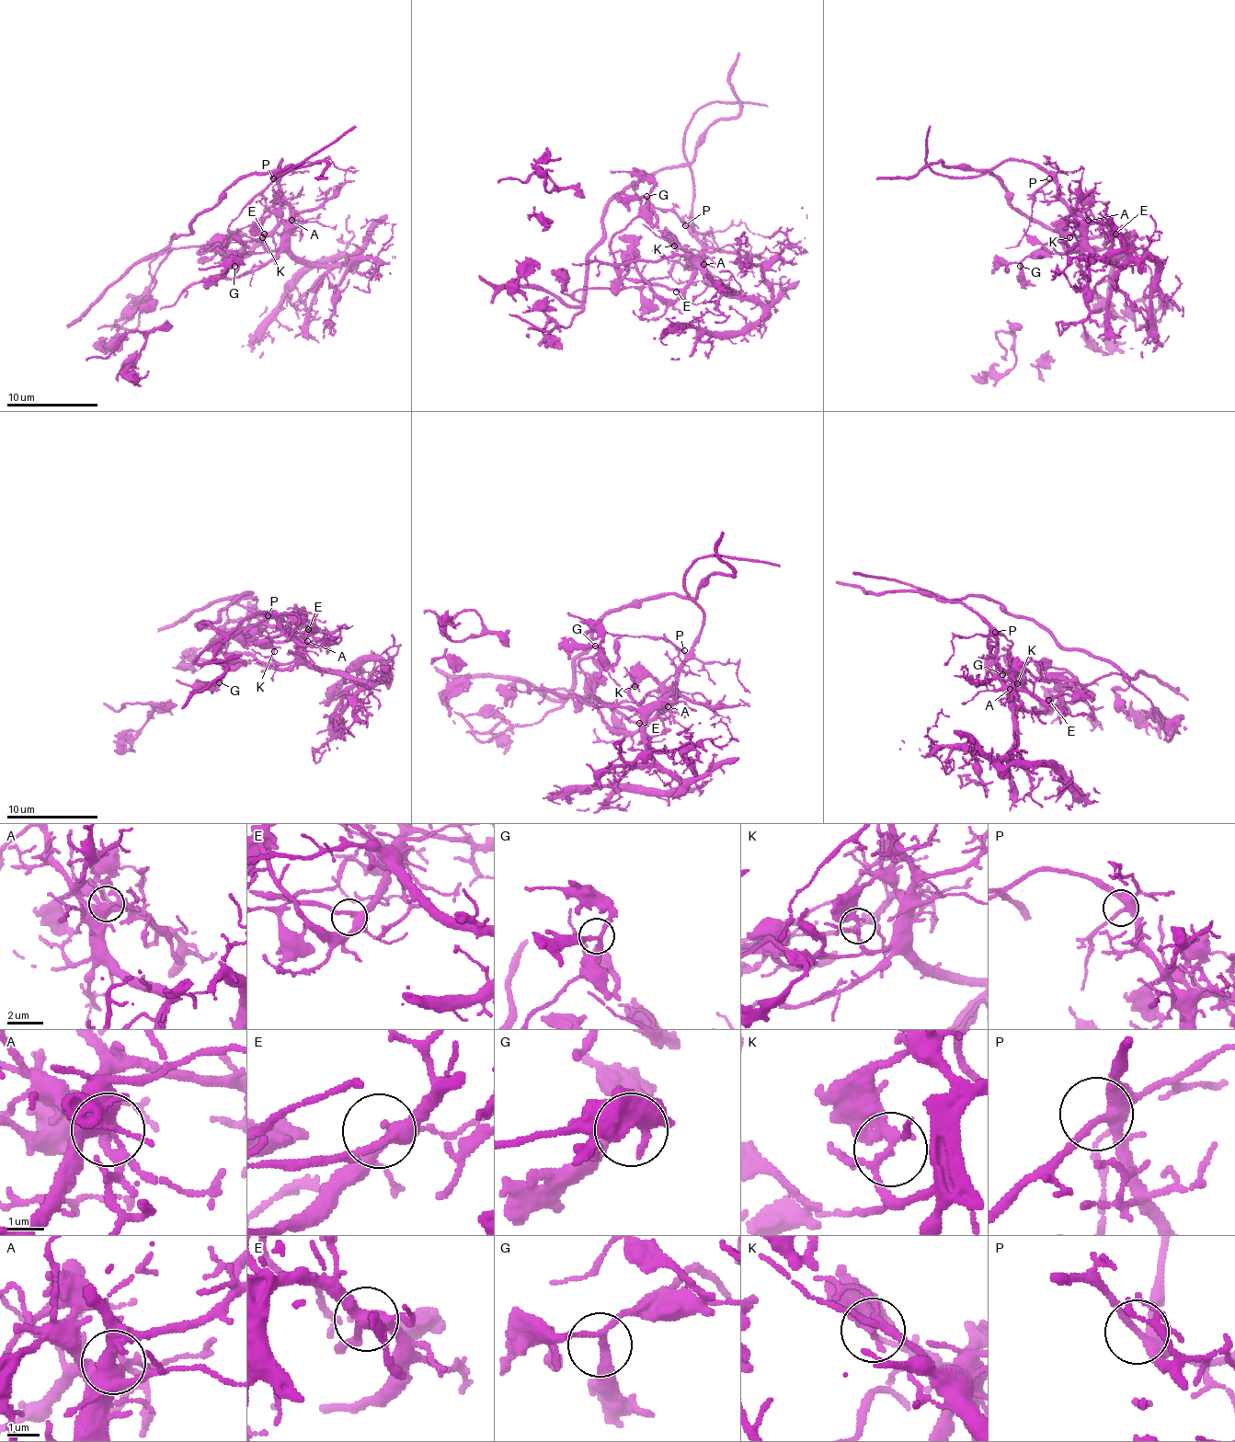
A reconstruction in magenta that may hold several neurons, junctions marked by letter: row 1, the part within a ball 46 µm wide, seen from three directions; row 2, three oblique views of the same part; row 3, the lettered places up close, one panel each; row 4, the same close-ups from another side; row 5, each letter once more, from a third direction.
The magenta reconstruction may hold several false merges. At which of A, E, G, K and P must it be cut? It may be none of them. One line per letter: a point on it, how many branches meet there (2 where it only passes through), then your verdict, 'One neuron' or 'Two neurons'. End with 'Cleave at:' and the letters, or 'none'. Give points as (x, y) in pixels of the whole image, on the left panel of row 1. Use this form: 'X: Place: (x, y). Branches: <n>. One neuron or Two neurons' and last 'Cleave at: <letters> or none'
A: Place: (291, 220). Branches: 6. One neuron
E: Place: (264, 234). Branches: 4. One neuron
G: Place: (234, 266). Branches: 3. One neuron
K: Place: (262, 237). Branches: 3. Two neurons
P: Place: (273, 178). Branches: 3. One neuron
Cleave at: K

